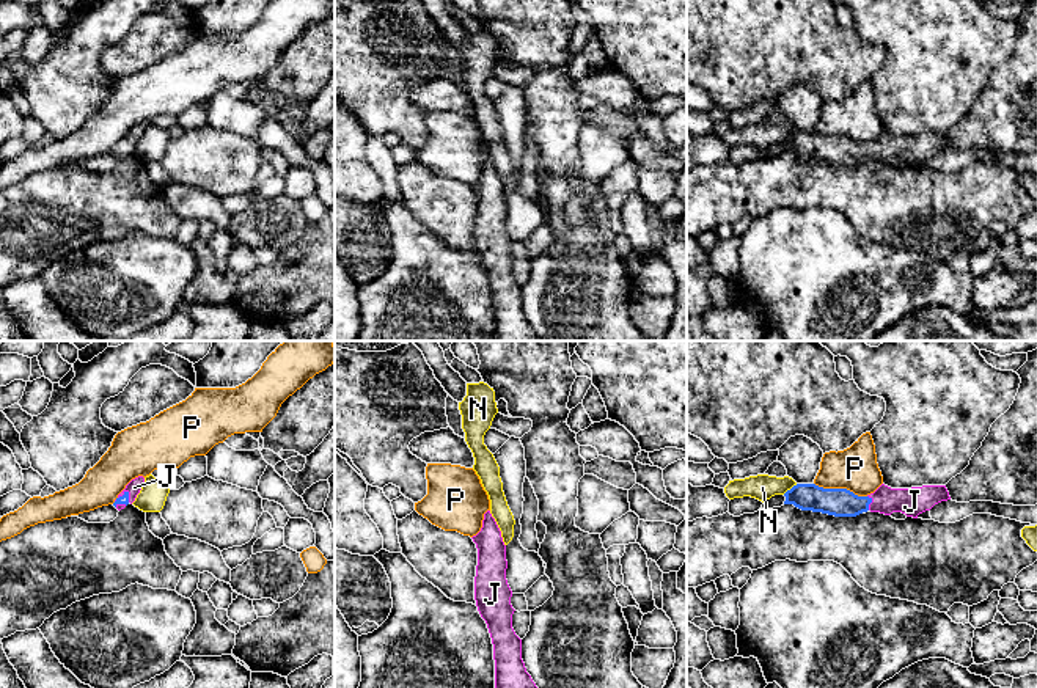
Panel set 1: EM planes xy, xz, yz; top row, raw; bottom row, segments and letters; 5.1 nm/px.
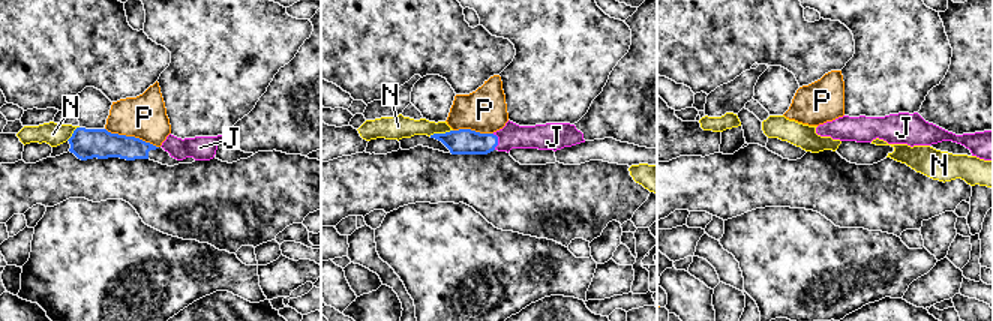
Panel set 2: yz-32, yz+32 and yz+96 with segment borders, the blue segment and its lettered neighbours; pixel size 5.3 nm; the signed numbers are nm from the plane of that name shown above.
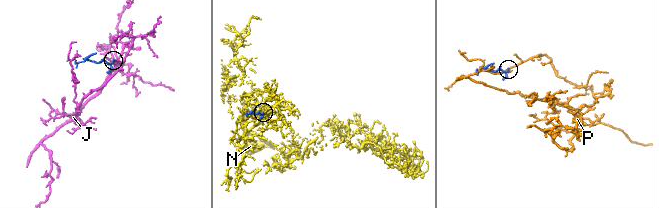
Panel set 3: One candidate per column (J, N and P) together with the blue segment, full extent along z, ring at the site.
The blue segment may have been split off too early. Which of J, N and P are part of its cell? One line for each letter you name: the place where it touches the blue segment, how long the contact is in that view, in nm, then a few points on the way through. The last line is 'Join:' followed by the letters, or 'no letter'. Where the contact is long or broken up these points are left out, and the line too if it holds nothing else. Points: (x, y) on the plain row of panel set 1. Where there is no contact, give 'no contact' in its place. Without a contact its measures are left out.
J: meets blue in yz at (871, 150); contact 80 nm long; runs through yz (835, 150), (871, 150), (912, 150)
Join: J

